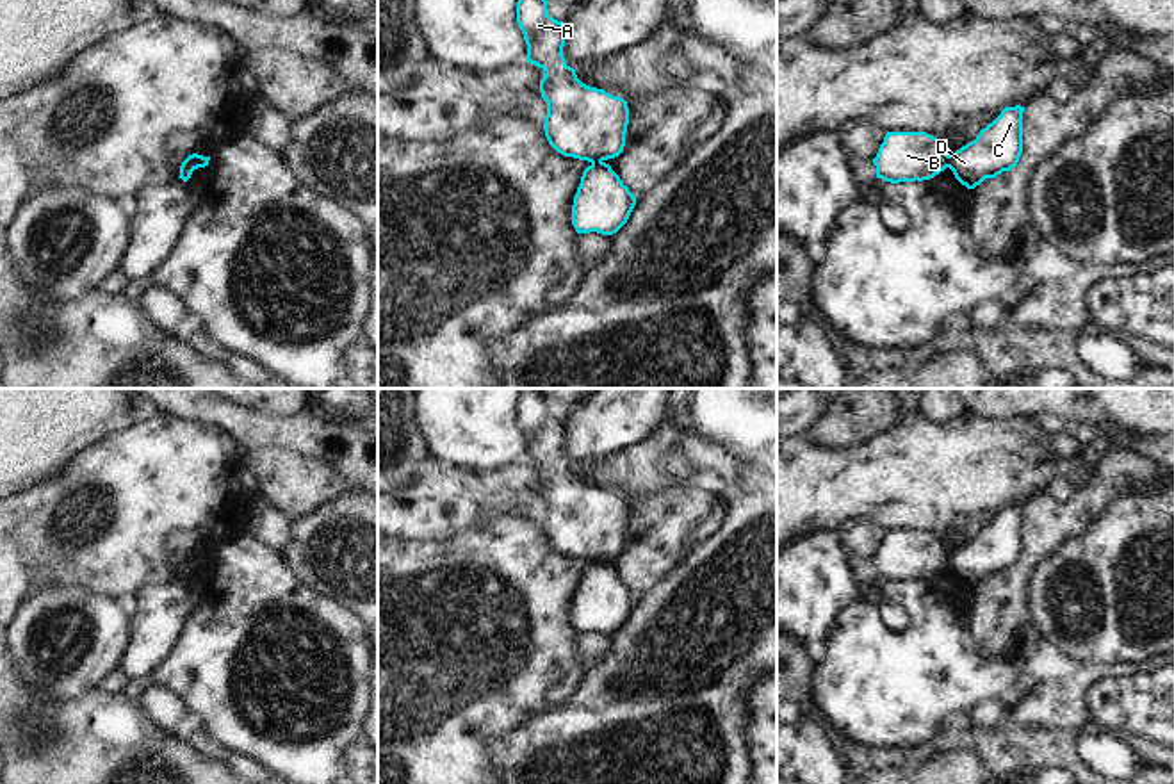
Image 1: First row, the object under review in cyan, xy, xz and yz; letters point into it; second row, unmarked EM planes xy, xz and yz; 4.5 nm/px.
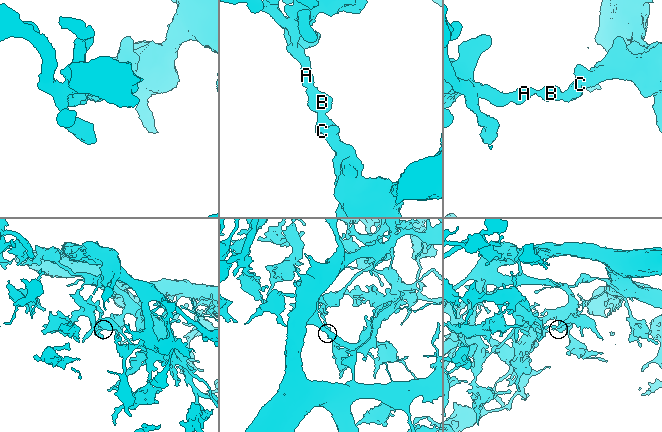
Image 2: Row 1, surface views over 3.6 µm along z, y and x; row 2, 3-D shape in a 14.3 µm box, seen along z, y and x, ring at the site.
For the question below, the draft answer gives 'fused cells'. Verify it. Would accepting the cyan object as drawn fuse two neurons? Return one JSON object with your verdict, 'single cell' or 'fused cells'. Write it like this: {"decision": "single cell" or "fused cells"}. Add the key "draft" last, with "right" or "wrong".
{"decision": "fused cells", "draft": "right"}

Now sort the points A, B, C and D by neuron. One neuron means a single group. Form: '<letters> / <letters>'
A B / C D

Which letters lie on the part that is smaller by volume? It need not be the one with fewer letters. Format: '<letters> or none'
A, B

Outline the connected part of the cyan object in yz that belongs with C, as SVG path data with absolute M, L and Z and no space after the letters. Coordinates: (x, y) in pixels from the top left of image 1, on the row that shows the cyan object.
M1005 107L1001 114L967 143L948 157L948 167L967 189L974 189L985 178L996 178L1017 166L1023 153L1024 107Z

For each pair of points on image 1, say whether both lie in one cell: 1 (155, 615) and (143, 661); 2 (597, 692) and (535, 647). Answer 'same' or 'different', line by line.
1: same
2: different

